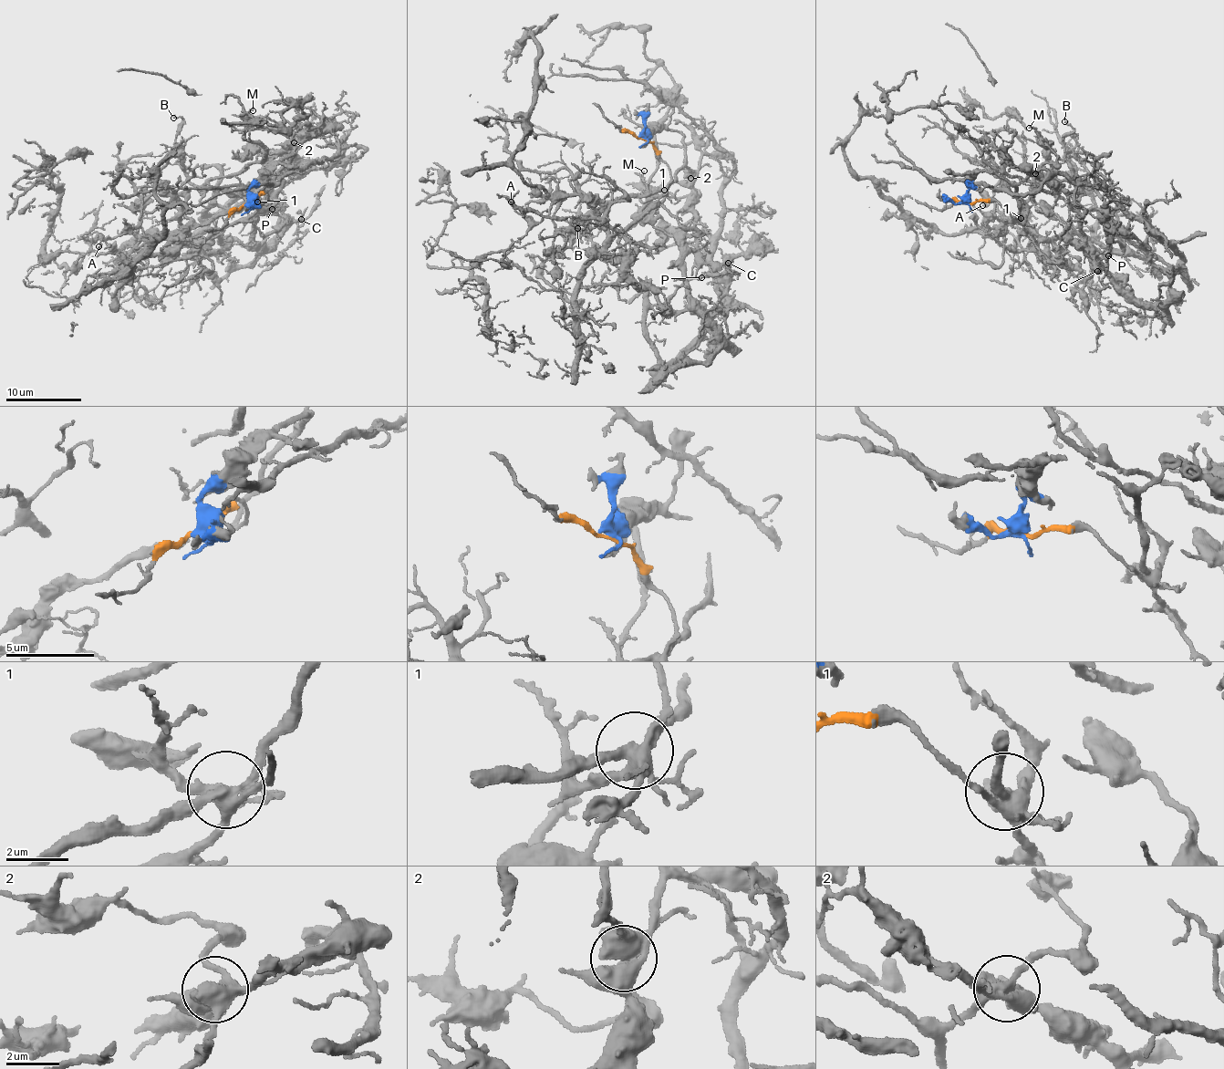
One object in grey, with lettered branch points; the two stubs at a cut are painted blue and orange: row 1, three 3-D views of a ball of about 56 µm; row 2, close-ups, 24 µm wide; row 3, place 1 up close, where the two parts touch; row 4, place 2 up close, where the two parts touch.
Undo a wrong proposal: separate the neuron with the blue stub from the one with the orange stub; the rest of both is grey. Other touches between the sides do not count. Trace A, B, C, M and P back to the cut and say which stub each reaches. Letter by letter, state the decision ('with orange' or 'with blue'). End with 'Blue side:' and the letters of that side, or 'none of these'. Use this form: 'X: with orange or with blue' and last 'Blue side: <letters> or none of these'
A: with blue
B: with orange
C: with orange
M: with blue
P: with orange
Blue side: A, M

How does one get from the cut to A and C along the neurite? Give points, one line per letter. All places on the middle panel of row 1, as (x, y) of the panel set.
A: (644, 138), (664, 127), (683, 142), (686, 160), (665, 190), (595, 202), (556, 198), (538, 221), (511, 202)
C: (644, 138), (671, 181), (607, 253), (638, 287), (679, 311), (688, 304), (687, 254), (728, 263)

